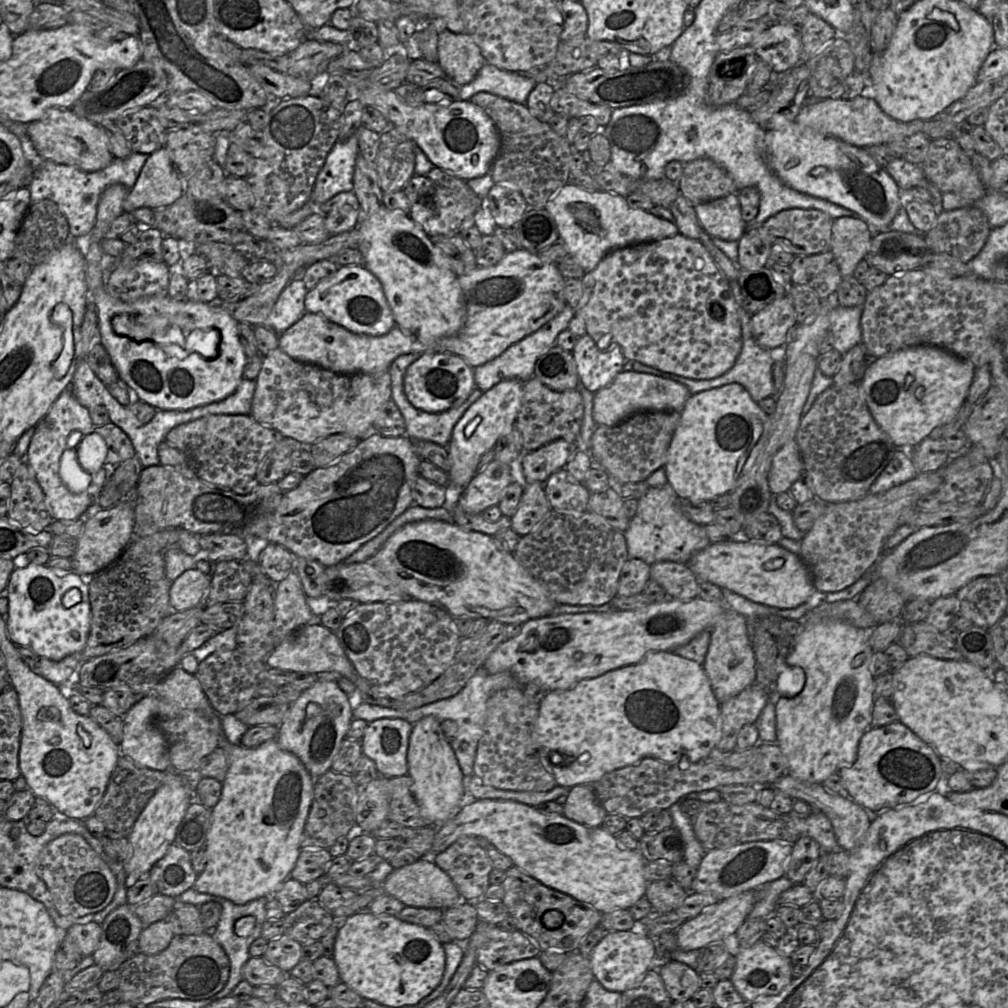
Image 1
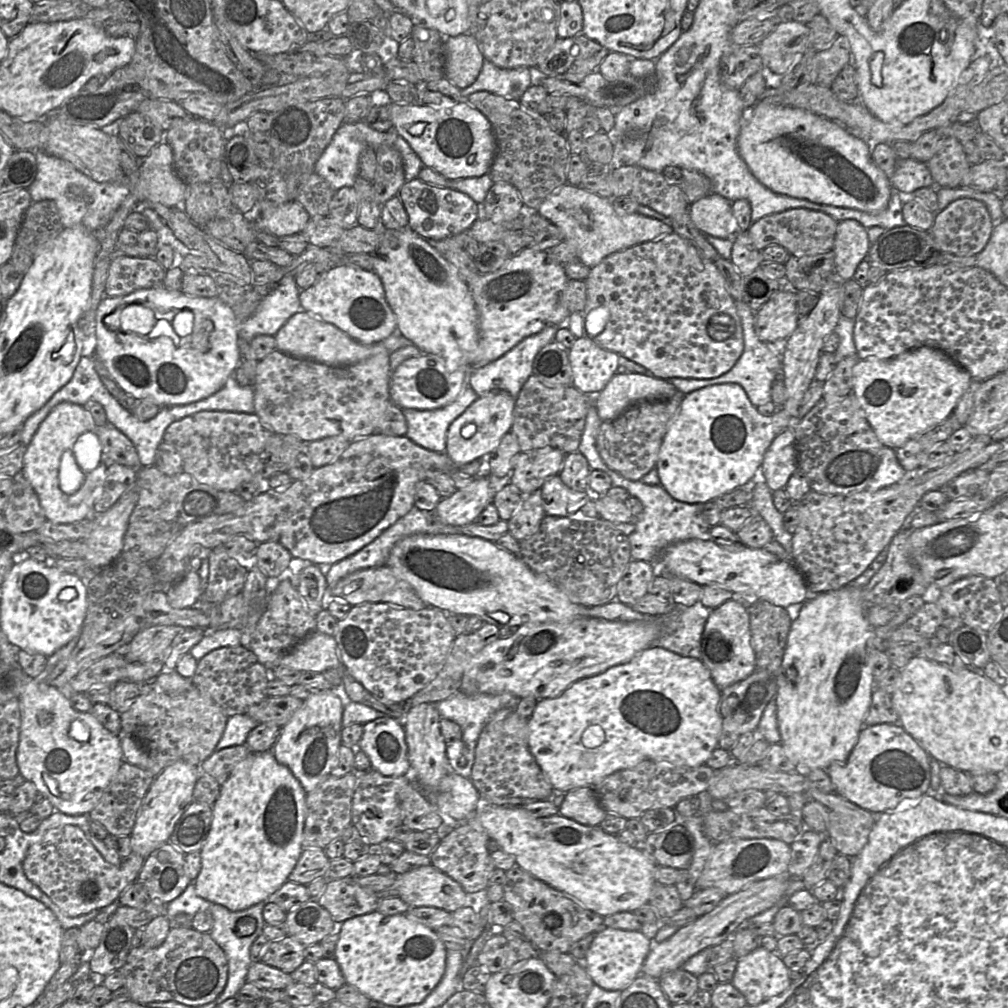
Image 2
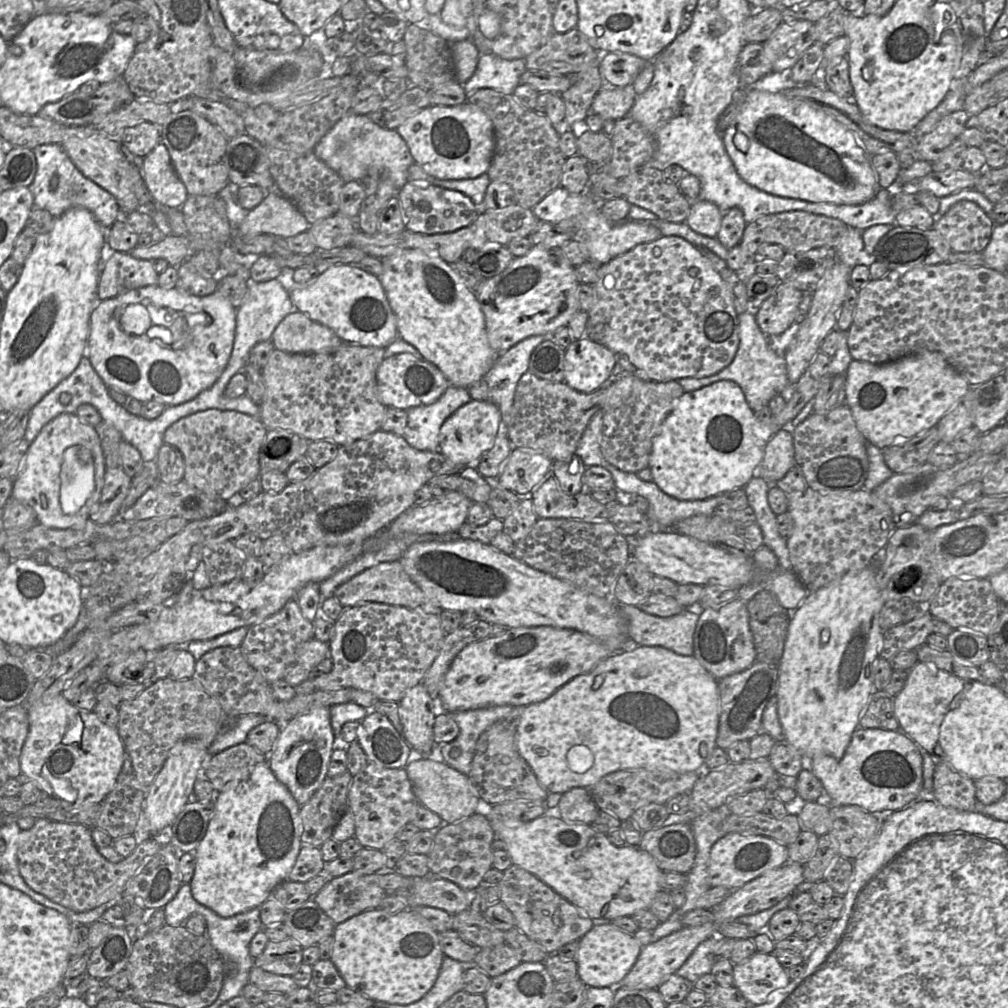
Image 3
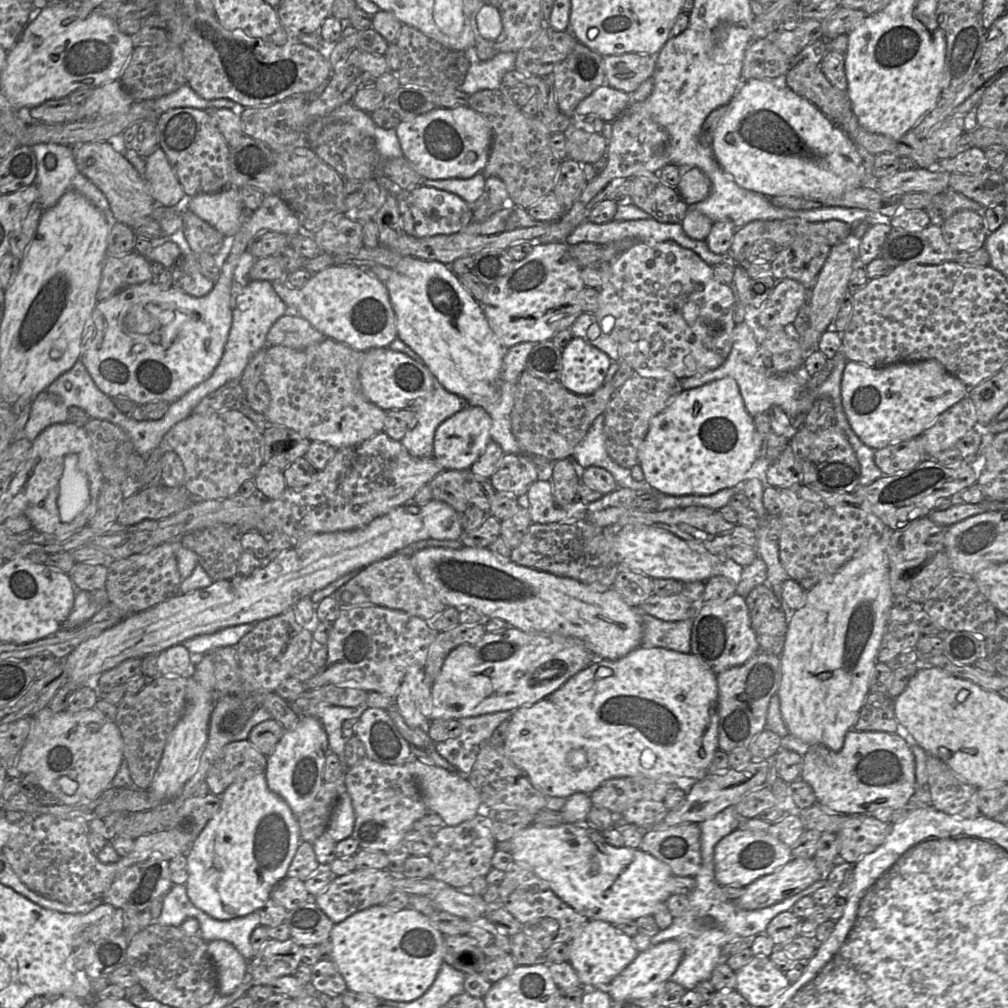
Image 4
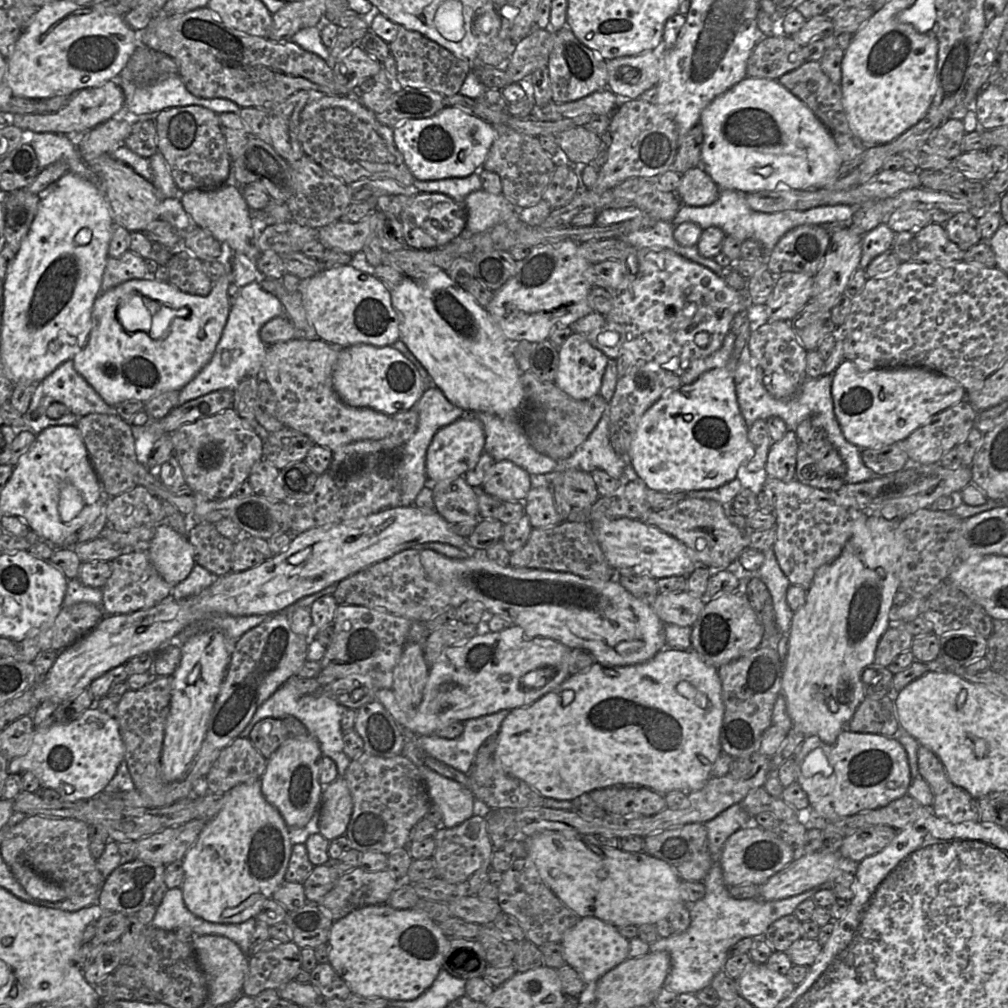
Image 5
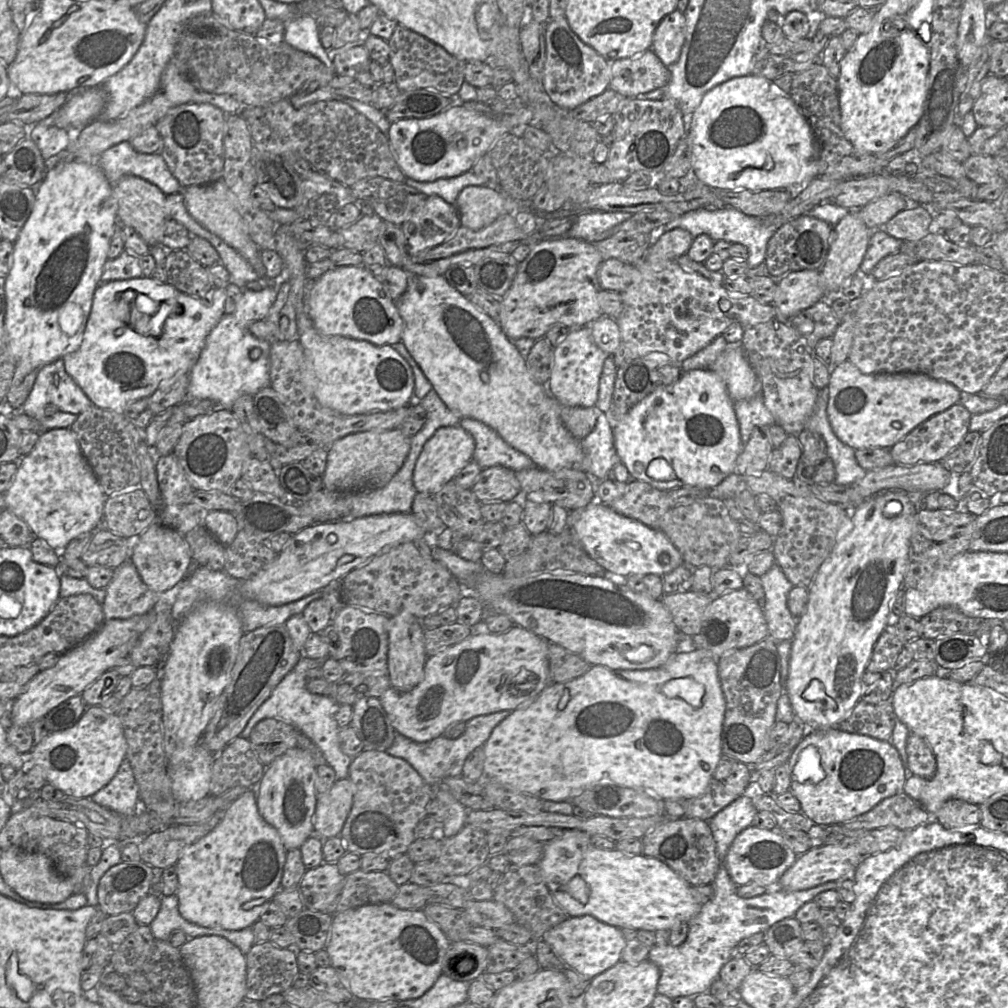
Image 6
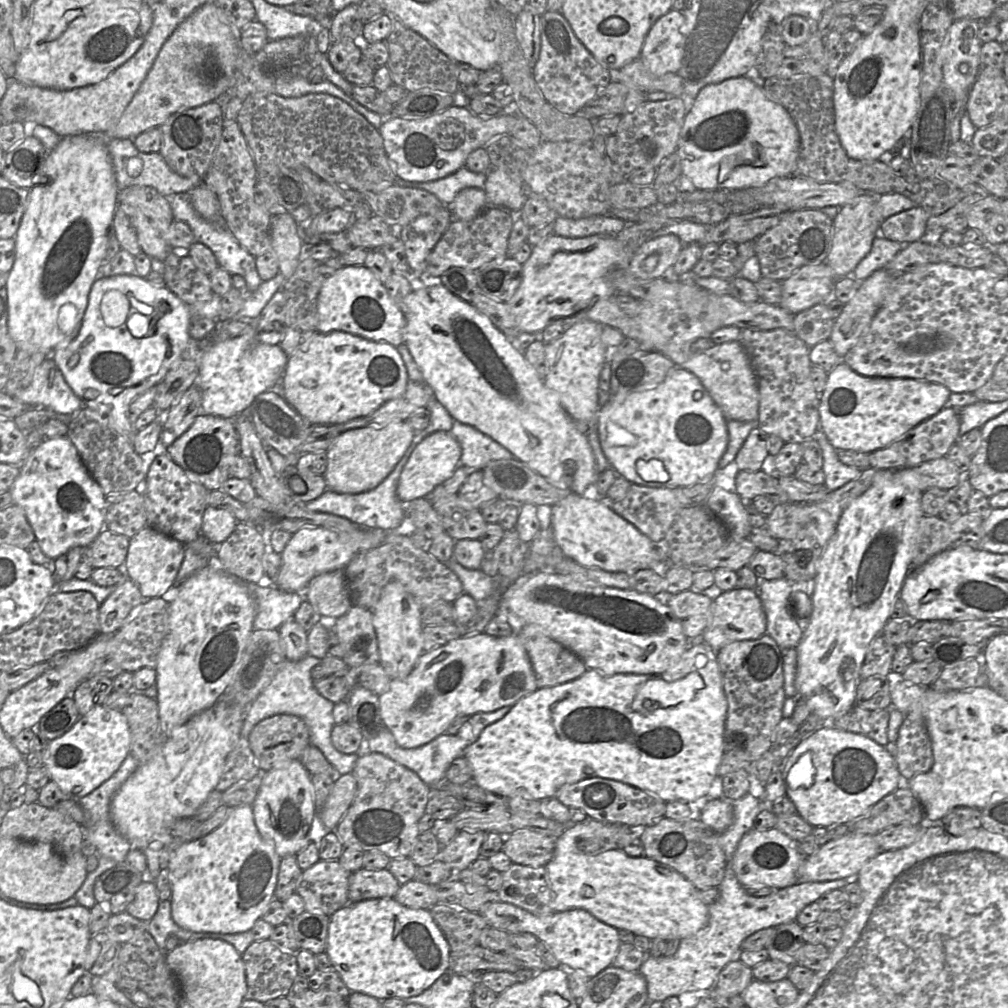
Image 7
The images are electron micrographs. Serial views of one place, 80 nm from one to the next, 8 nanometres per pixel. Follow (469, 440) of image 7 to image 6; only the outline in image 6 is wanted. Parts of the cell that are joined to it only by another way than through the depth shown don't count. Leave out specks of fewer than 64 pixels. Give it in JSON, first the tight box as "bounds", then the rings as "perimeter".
{"bounds":[458,417,535,471],"perimeter":[[[462,417],[458,426],[473,437],[475,448],[472,460],[477,462],[482,469],[502,466],[519,471],[535,467],[534,462],[527,455],[510,446],[486,424],[472,418]]]}

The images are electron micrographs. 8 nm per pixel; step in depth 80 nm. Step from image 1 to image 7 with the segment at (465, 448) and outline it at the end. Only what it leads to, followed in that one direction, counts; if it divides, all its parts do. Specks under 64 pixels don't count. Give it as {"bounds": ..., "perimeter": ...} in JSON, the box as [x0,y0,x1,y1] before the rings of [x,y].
{"bounds":[397,431,461,503],"perimeter":[[[437,431],[422,440],[403,467],[397,496],[402,503],[428,496],[438,485],[450,478],[460,465],[461,447],[455,437],[446,431]]]}

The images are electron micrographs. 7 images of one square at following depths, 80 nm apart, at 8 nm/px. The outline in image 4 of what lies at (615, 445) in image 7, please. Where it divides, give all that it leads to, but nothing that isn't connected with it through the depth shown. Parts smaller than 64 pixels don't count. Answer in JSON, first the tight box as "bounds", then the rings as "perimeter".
{"bounds":[638,377,763,496],"perimeter":[[[725,377],[697,388],[683,390],[656,415],[639,448],[638,465],[645,481],[656,492],[670,496],[710,495],[741,484],[746,472],[760,457],[763,439],[757,432],[753,417],[745,408],[735,379]]]}

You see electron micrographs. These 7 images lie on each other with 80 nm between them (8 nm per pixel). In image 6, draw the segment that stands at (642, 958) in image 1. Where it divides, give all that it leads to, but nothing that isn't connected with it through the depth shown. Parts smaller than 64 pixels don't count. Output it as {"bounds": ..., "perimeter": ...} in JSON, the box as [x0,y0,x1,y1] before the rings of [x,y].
{"bounds":[542,915,627,980],"perimeter":[[[592,915],[568,917],[565,921],[545,932],[542,940],[550,944],[566,967],[591,980],[621,961],[627,944],[621,930]]]}

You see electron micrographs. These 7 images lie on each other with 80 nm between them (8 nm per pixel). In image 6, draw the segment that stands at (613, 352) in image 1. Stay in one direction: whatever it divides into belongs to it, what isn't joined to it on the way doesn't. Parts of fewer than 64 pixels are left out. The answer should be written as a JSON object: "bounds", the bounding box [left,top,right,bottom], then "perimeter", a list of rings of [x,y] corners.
{"bounds":[546,326,607,406],"perimeter":[[[588,326],[571,328],[565,339],[553,349],[553,365],[546,384],[551,396],[561,406],[594,406],[598,398],[600,375],[607,356],[595,344]]]}

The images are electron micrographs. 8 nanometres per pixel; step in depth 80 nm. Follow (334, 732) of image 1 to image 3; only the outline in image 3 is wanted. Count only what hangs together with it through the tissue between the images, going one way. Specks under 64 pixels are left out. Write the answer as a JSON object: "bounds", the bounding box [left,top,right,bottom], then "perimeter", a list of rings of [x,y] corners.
{"bounds":[268,706,334,805],"perimeter":[[[327,706],[316,707],[281,726],[274,749],[268,756],[268,765],[299,805],[305,804],[326,779],[334,741],[330,707]]]}

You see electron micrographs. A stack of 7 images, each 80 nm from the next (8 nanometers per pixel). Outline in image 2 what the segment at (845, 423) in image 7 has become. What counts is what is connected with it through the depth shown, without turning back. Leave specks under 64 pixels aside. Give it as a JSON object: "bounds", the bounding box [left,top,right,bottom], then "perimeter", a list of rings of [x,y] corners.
{"bounds":[852,347,971,449],"perimeter":[[[919,347],[891,359],[859,360],[853,368],[852,393],[880,442],[898,449],[953,414],[971,380],[969,372],[943,351]]]}

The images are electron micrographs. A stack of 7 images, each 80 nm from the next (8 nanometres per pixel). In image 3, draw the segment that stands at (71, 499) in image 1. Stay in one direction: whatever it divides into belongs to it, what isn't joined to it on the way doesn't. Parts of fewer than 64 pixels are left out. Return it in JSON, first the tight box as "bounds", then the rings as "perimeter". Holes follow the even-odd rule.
{"bounds":[12,413,106,529],"perimeter":[[[62,413],[48,422],[30,444],[20,472],[13,480],[12,497],[21,503],[30,505],[38,519],[38,523],[47,528],[69,529],[82,528],[92,514],[97,511],[105,481],[106,464],[99,436],[94,426],[83,422],[76,414]],[[71,446],[83,446],[92,455],[94,463],[95,487],[84,505],[73,515],[66,515],[60,506],[60,471],[63,453]]]}

